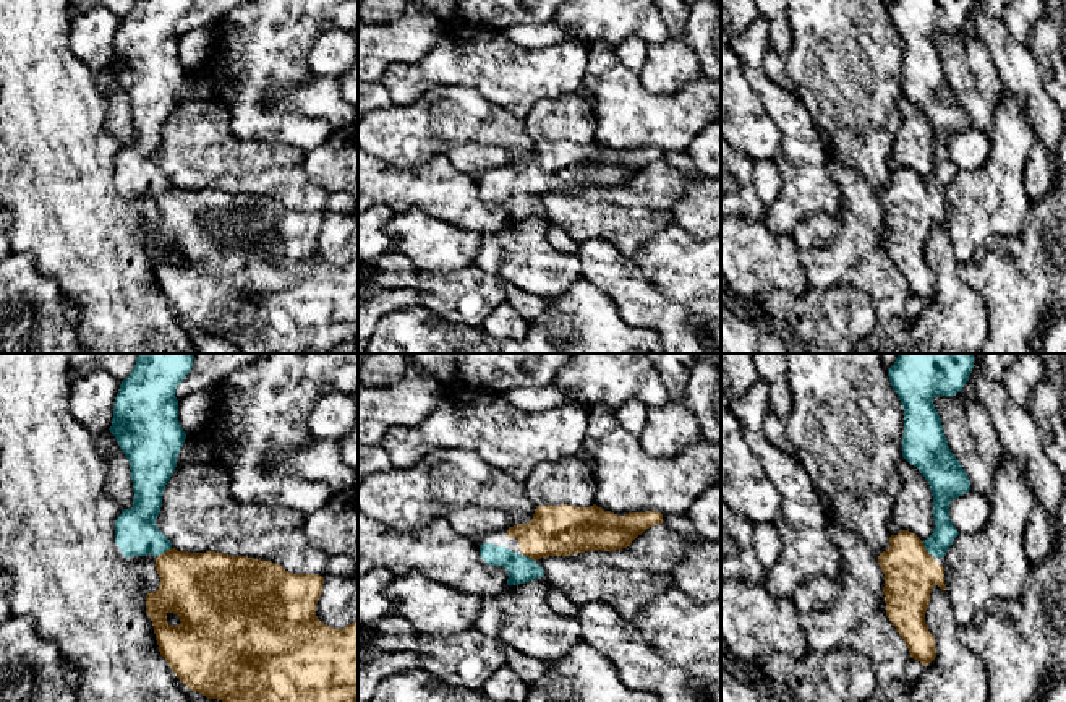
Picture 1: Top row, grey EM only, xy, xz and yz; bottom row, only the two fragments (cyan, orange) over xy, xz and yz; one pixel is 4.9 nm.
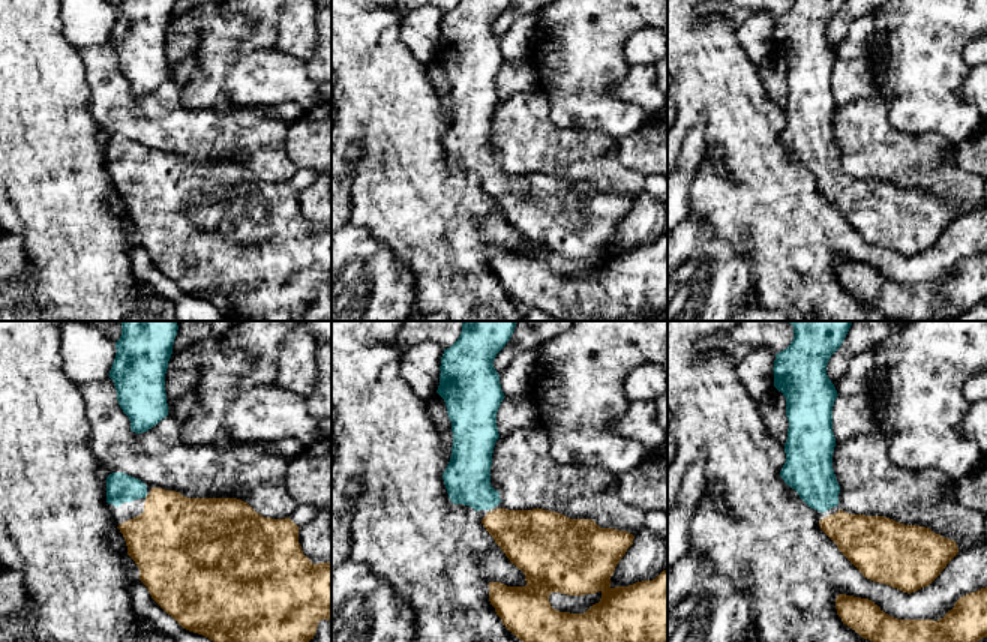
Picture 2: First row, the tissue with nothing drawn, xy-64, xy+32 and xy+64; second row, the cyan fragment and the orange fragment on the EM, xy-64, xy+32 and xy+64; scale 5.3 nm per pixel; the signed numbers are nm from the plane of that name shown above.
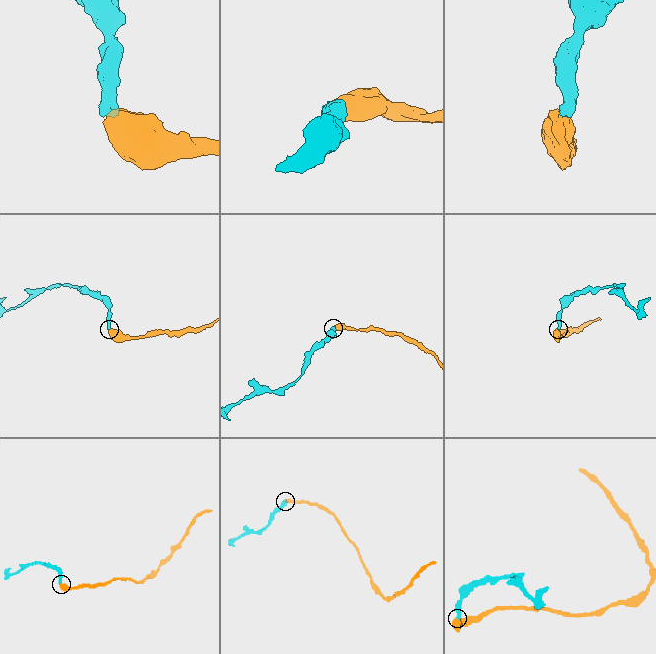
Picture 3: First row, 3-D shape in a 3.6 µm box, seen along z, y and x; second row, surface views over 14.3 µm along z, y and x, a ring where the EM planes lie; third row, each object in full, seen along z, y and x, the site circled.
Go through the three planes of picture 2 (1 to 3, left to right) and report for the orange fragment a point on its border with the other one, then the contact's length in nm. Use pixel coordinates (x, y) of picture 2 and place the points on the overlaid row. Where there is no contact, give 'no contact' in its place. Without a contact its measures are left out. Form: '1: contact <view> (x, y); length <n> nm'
1: no contact
2: no contact
3: no contact

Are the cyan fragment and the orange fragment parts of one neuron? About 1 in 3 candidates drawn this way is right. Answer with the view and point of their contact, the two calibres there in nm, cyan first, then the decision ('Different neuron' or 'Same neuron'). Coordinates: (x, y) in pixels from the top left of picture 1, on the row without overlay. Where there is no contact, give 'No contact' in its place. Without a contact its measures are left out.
Touches cyan at xy (164, 188). Thickness 220 nm (cyan) against 360 nm. Same neuron

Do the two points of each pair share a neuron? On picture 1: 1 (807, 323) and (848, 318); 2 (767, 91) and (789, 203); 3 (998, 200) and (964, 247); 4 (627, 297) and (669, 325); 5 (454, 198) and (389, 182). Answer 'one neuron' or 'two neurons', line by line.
1: one neuron
2: one neuron
3: one neuron
4: one neuron
5: one neuron

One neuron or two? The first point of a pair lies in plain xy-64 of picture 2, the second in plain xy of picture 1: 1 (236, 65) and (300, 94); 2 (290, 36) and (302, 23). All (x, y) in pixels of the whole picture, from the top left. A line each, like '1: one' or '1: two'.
1: one
2: two

